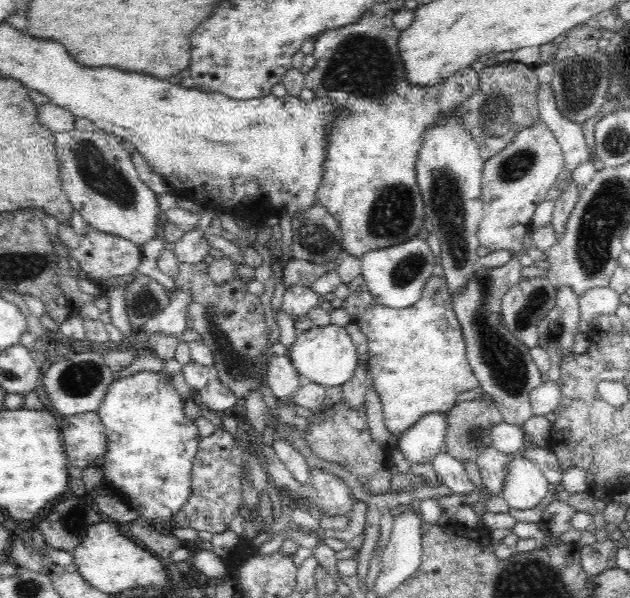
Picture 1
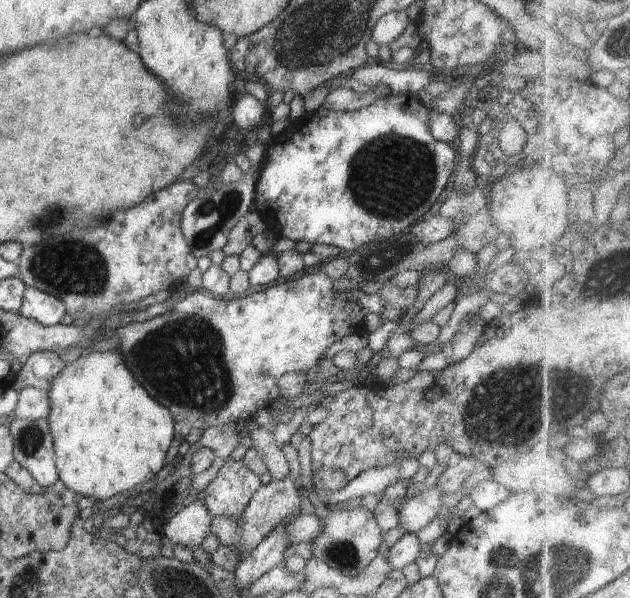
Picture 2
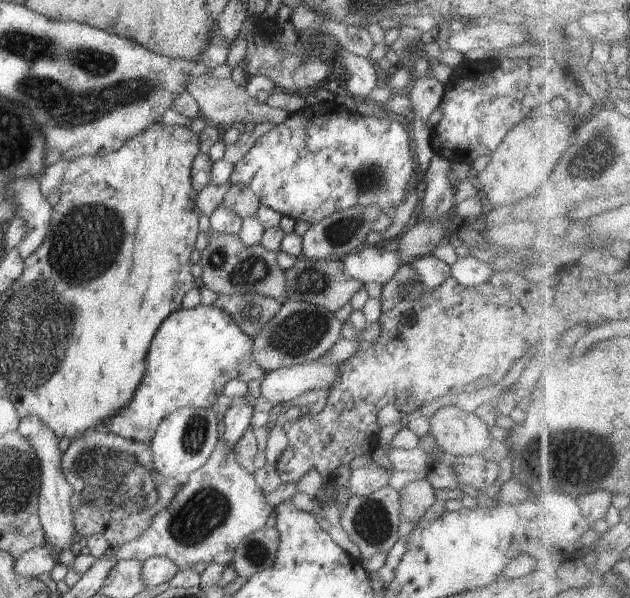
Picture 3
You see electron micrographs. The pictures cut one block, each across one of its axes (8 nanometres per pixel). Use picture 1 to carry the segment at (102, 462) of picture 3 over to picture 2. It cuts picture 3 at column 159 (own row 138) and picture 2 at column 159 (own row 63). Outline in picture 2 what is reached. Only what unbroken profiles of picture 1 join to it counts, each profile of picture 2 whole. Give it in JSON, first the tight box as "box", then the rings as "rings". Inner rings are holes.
{"box":[150,455,261,527],"rings":[[[177,455],[174,460],[175,463],[168,474],[168,479],[161,484],[157,491],[154,491],[155,493],[158,493],[158,498],[160,498],[158,504],[156,505],[156,502],[154,502],[154,506],[152,506],[152,510],[150,510],[150,520],[152,520],[154,527],[156,526],[156,523],[158,523],[157,526],[164,524],[170,517],[177,512],[180,512],[180,510],[185,506],[188,506],[188,504],[196,502],[196,500],[202,500],[202,502],[206,504],[206,508],[210,510],[210,516],[213,516],[213,518],[216,518],[216,516],[226,516],[226,518],[234,518],[234,520],[236,520],[236,518],[241,518],[252,495],[261,485],[260,476],[254,474],[254,472],[244,464],[243,459],[236,461],[232,460],[232,458],[228,458],[222,468],[218,471],[217,476],[209,483],[206,489],[200,491],[198,494],[188,496],[192,489],[192,484],[186,485],[180,490],[175,488],[173,490],[173,486],[188,474],[187,470],[184,470],[185,458]]]}

